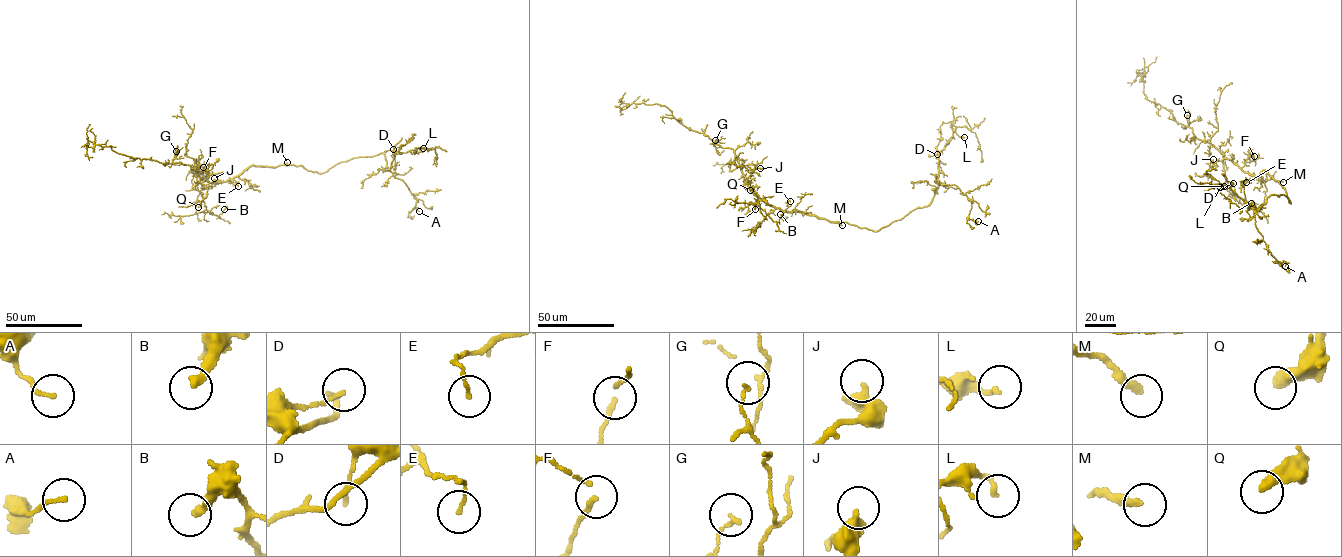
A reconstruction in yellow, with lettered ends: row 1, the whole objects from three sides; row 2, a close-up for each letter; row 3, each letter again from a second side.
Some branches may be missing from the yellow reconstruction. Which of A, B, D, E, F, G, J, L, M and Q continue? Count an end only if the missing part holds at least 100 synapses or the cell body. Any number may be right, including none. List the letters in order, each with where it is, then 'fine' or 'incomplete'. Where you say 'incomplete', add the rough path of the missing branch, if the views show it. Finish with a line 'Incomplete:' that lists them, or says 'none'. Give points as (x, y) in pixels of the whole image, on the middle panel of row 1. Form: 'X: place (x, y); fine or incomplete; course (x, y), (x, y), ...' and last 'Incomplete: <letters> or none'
A: place (978, 221); fine
B: place (780, 214); fine
D: place (937, 154); fine
E: place (790, 201); fine
F: place (755, 209); fine
G: place (715, 140); fine
J: place (760, 168); fine
L: place (964, 137); fine
M: place (842, 225); incomplete; course (842, 225), (847, 221), (847, 215), (842, 216), (840, 230), (830, 233)
Q: place (750, 190); fine
Incomplete: M

